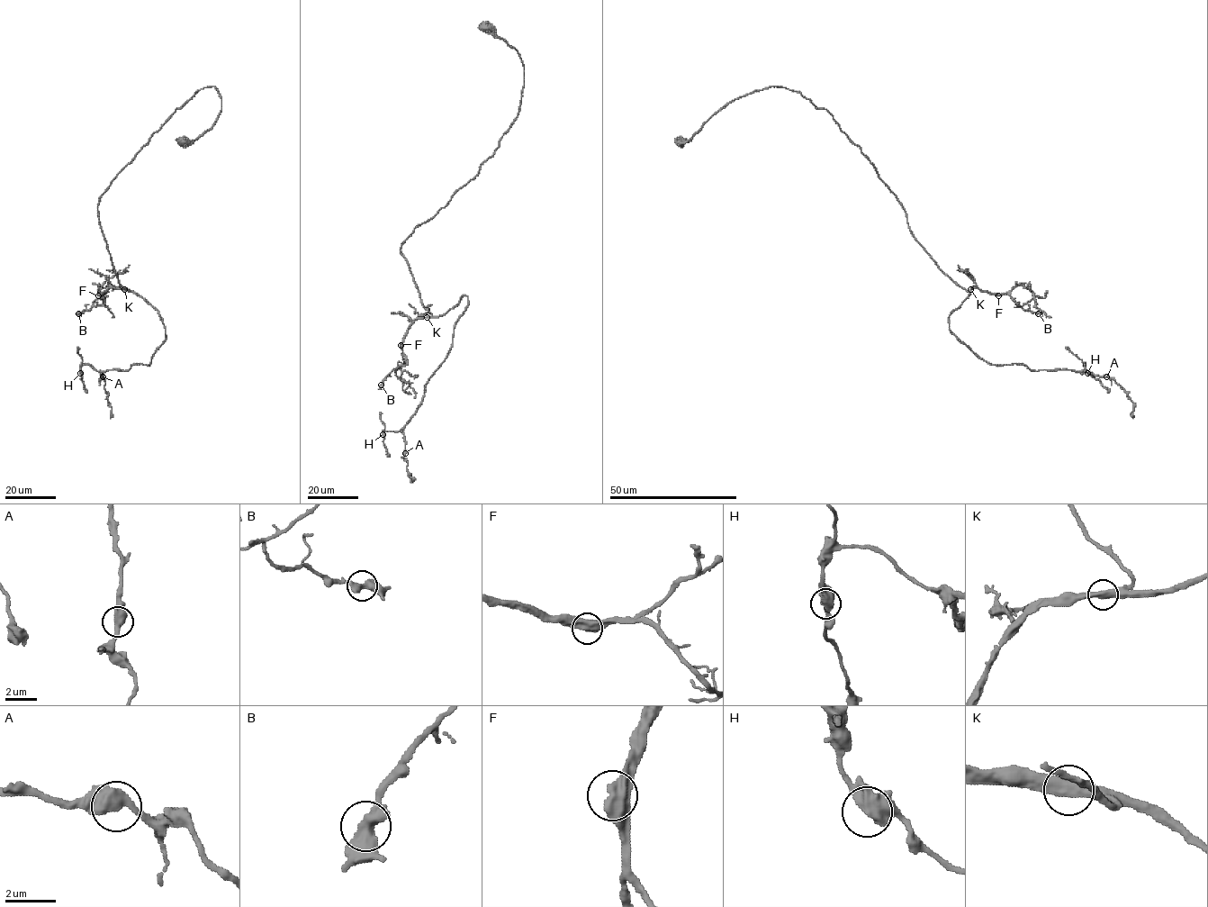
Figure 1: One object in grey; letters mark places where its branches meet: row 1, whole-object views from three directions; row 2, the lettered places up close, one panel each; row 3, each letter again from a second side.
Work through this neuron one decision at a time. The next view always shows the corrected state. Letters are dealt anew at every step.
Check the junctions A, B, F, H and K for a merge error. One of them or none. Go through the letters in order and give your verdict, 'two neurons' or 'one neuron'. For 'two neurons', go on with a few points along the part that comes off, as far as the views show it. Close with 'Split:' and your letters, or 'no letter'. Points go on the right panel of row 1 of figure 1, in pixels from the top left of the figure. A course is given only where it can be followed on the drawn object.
A: one neuron
B: one neuron
F: one neuron
H: one neuron
K: one neuron
Split: no letter

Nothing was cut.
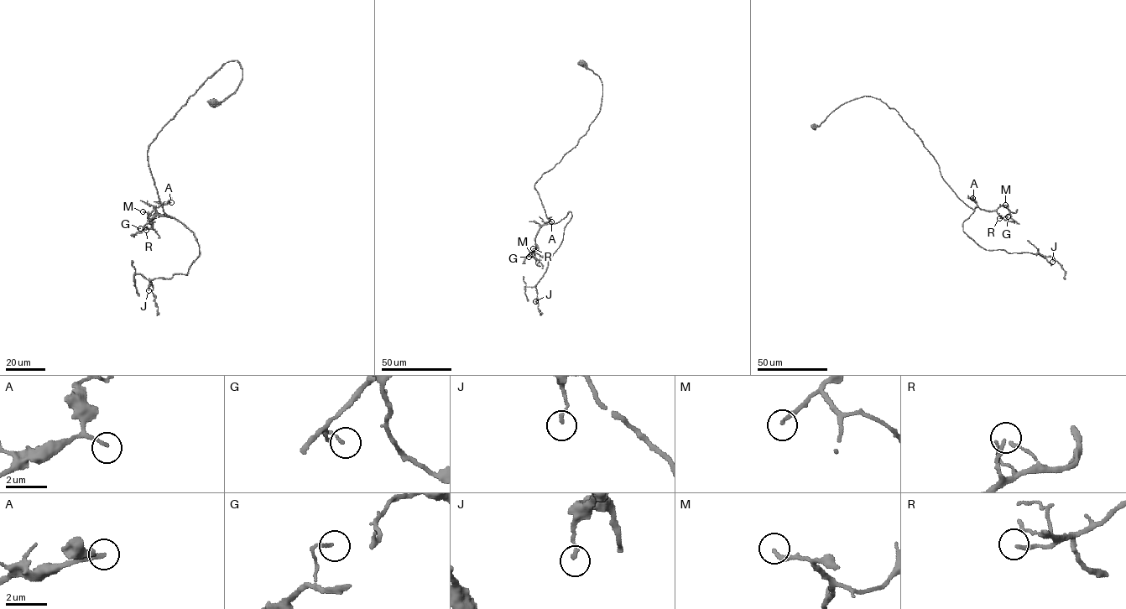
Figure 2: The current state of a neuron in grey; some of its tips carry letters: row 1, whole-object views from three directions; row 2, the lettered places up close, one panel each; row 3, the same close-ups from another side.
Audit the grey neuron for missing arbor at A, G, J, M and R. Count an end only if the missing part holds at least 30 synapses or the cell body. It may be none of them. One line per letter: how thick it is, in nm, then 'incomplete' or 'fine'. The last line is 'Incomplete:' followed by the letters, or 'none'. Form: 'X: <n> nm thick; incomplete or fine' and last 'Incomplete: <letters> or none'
A: 170 nm thick; fine
G: 120 nm thick; fine
J: 130 nm thick; fine
M: 180 nm thick; incomplete
R: 160 nm thick; fine
Incomplete: M

